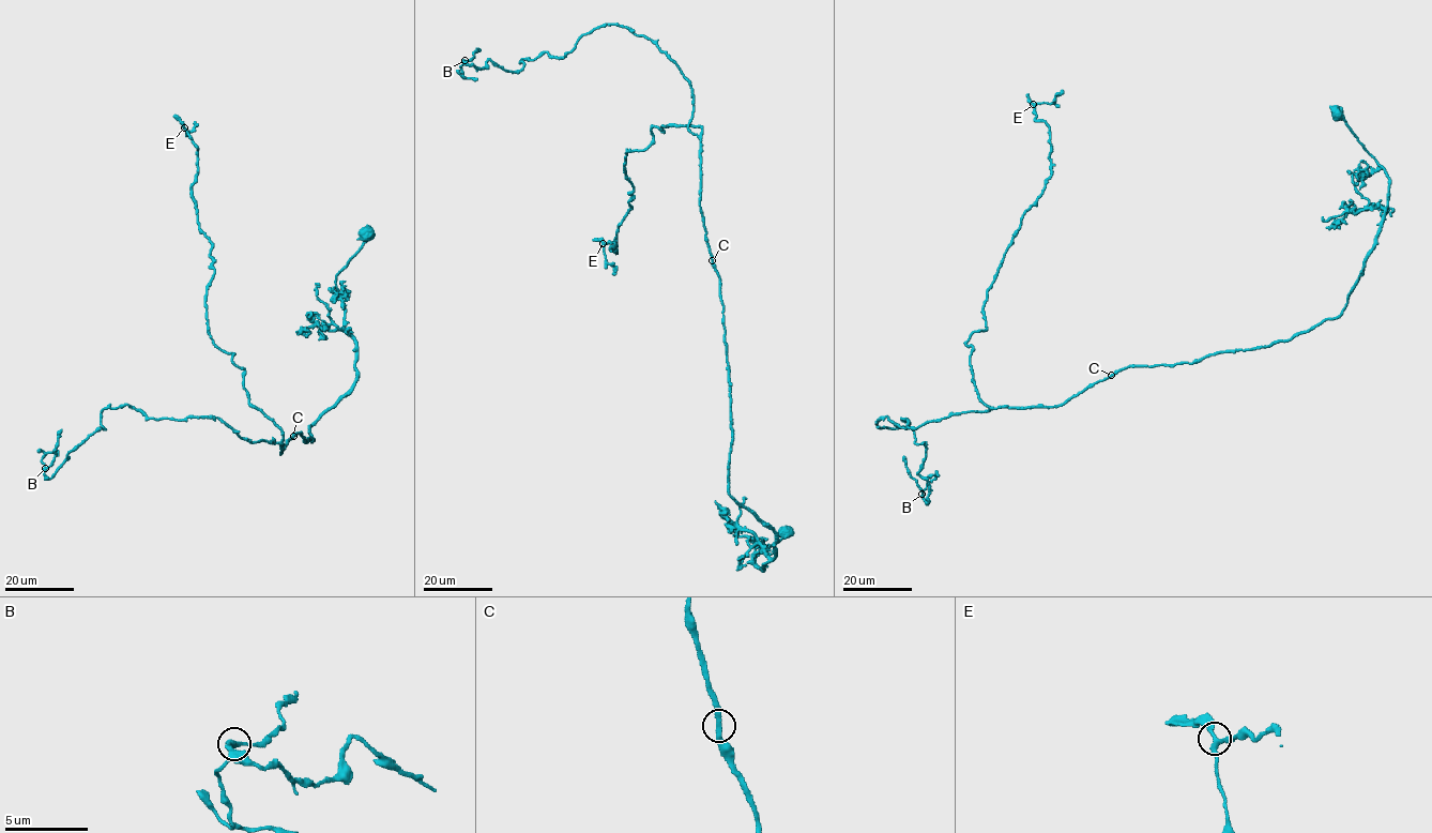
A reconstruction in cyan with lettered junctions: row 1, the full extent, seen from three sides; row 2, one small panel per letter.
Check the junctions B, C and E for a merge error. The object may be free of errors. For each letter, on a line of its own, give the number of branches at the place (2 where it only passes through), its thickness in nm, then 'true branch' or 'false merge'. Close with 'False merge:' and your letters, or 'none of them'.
B: 3 | 300 nm | true branch
C: 2 | 260 nm | true branch
E: 3 | 240 nm | true branch
False merge: none of them

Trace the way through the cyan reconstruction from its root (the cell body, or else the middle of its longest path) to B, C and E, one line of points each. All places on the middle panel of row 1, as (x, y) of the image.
B: (785, 532), (762, 570), (775, 533), (729, 493), (689, 81), (615, 25), (514, 72), (465, 60)
C: (785, 532), (757, 556), (762, 570), (774, 556), (775, 533), (729, 493), (729, 367), (712, 260)
E: (785, 532), (762, 570), (775, 533), (729, 493), (701, 127), (627, 151), (630, 209), (617, 254), (603, 243)

